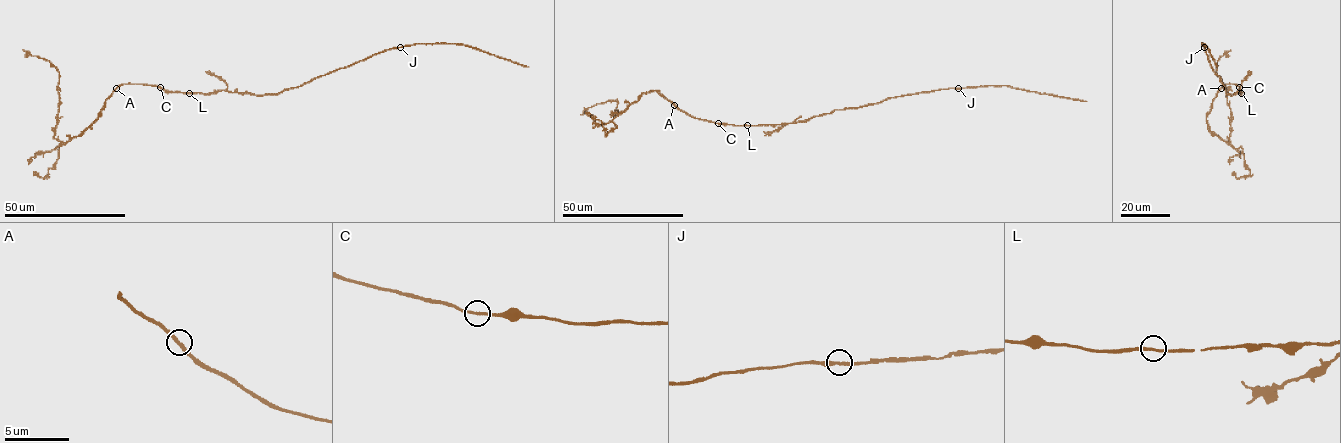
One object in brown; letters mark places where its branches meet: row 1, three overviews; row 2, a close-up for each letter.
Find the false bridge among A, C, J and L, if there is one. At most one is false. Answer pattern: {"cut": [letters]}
{"cut": []}

